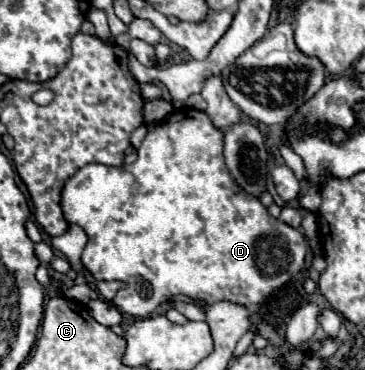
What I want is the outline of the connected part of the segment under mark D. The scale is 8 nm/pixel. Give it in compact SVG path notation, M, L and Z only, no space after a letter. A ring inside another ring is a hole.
M178 108L174 110L170 116L166 116L162 122L156 124L156 128L148 130L146 138L142 140L142 146L138 148L138 158L134 164L130 166L104 166L104 164L88 164L82 166L80 170L76 170L76 174L64 184L62 190L62 210L64 210L64 218L68 220L68 224L78 224L86 236L88 236L88 244L84 246L82 252L82 264L84 268L96 278L96 280L120 280L124 282L124 288L120 288L114 296L114 306L124 310L130 316L136 318L146 318L148 314L152 314L156 310L158 304L162 304L164 300L168 300L174 294L184 294L192 300L202 300L206 304L214 304L220 300L230 300L230 302L238 302L238 304L260 304L262 300L266 300L276 288L284 286L290 280L290 262L292 262L292 238L298 238L298 230L290 228L288 224L276 220L274 216L270 216L270 212L266 210L266 206L262 206L260 200L250 198L248 194L244 194L244 190L240 190L240 186L236 186L236 182L232 180L232 176L226 170L224 164L224 156L222 156L222 148L224 148L224 134L210 122L210 118L202 112L202 110L194 110L194 108ZM136 278L144 278L146 282L150 282L152 286L152 294L150 296L140 296L138 294L138 286L136 286Z

